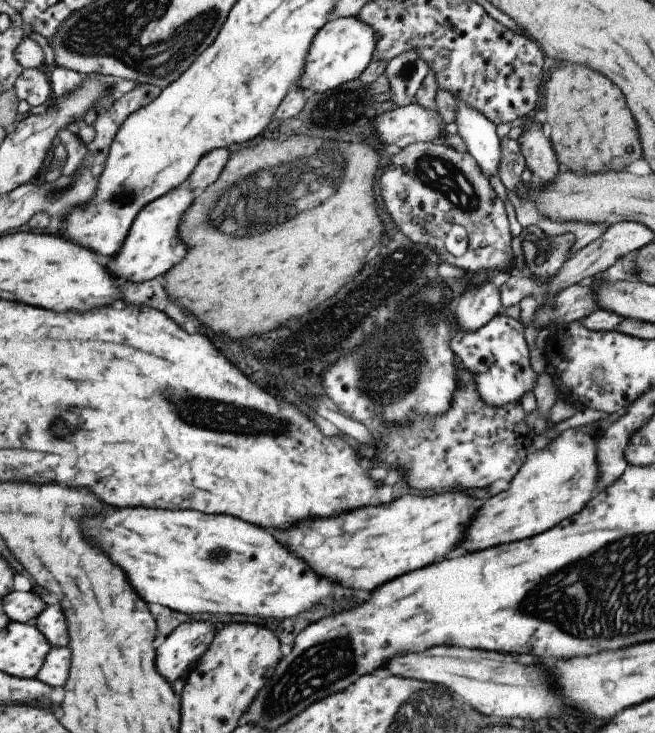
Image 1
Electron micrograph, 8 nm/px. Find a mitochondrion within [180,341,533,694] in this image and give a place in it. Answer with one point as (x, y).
(219, 554)

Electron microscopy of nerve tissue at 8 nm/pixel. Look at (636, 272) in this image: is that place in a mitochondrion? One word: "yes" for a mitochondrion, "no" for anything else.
no

